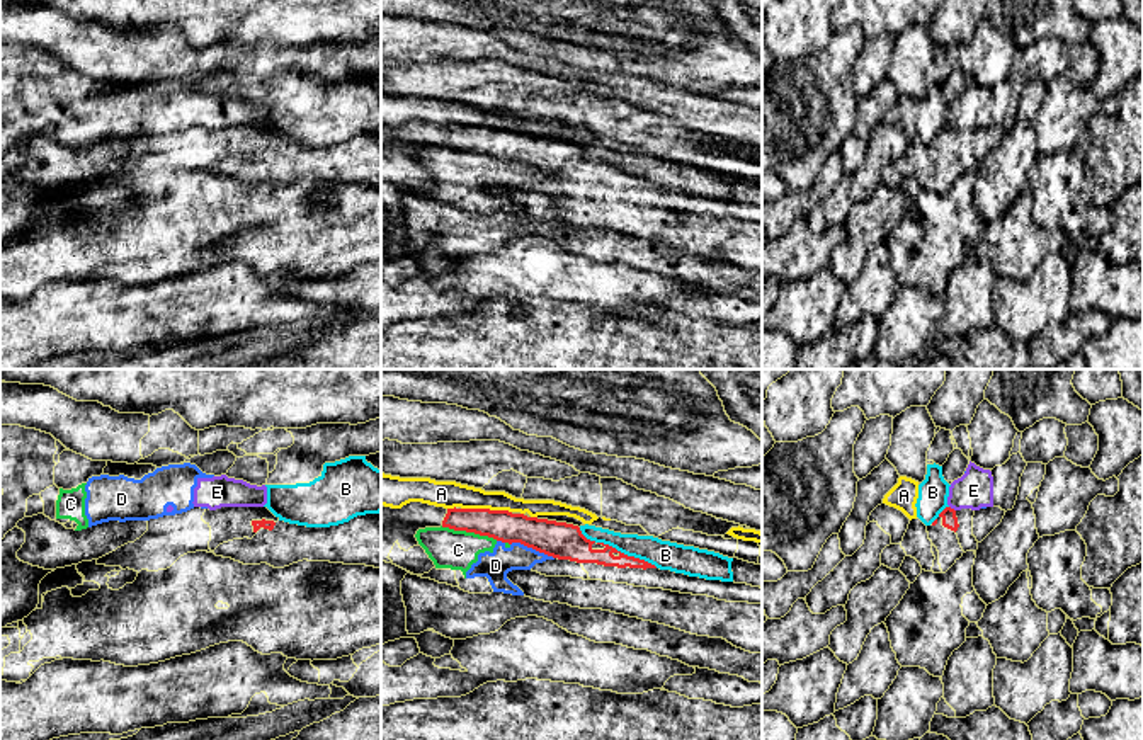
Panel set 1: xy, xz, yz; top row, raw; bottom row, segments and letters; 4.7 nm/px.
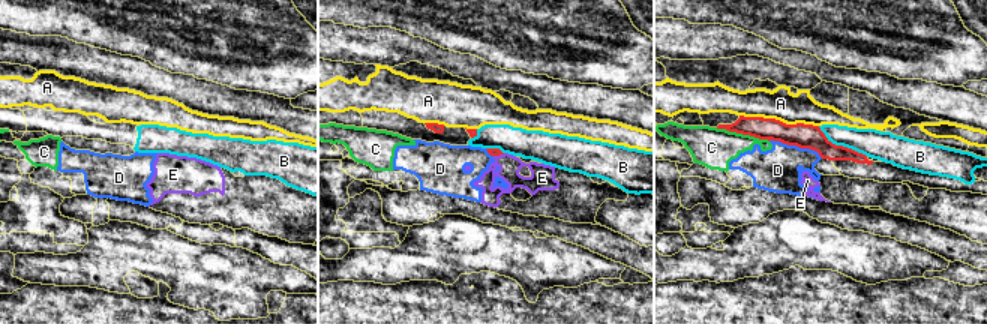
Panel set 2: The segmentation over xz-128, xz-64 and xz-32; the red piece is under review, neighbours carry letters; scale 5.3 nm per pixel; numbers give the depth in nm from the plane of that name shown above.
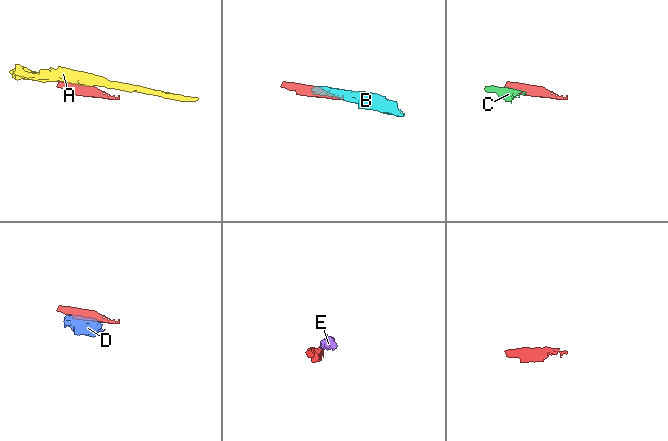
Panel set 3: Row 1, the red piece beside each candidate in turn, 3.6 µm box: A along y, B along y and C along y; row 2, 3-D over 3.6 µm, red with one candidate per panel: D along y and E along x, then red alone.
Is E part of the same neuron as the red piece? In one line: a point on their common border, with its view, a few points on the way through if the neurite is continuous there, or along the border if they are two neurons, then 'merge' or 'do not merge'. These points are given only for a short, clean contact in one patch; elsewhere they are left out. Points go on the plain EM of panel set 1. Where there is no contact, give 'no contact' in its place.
yz (953, 128) | along yz (949, 125), (955, 130) | do not merge

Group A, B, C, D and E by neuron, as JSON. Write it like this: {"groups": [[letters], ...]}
{"groups": [["A", "B"], ["C", "D", "E"]]}

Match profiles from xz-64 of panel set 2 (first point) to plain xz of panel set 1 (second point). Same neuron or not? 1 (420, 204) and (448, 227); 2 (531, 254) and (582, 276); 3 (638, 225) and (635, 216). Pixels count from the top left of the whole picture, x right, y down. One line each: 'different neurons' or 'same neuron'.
1: same neuron
2: same neuron
3: same neuron

